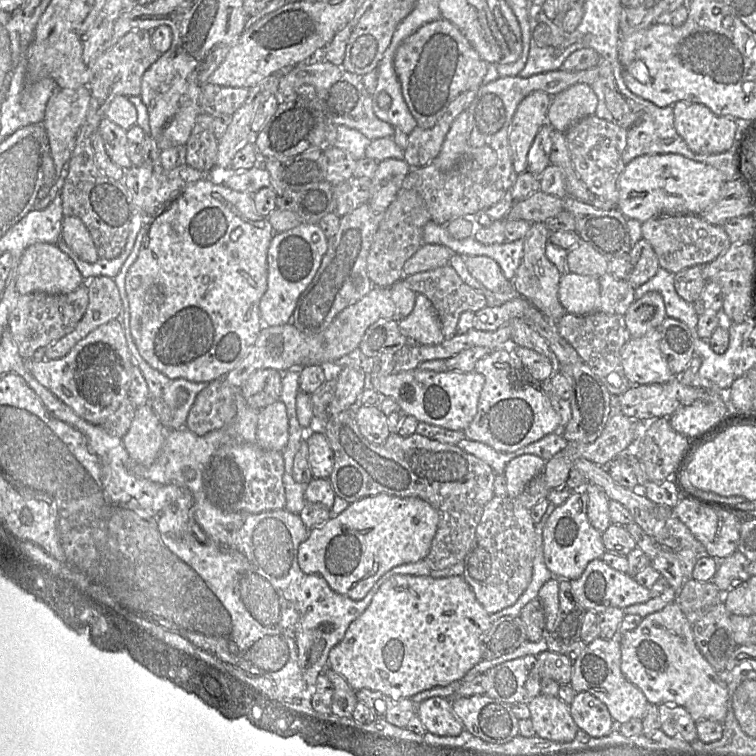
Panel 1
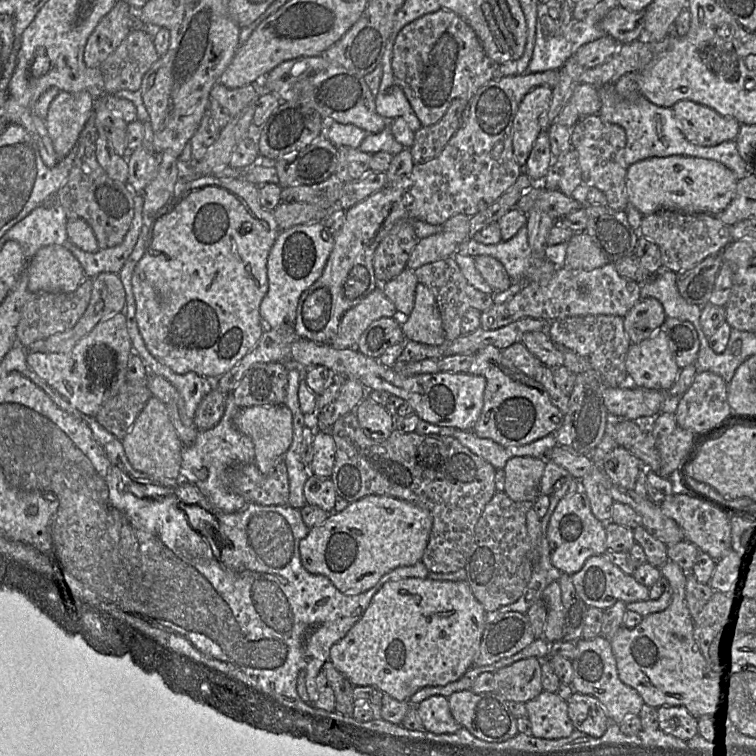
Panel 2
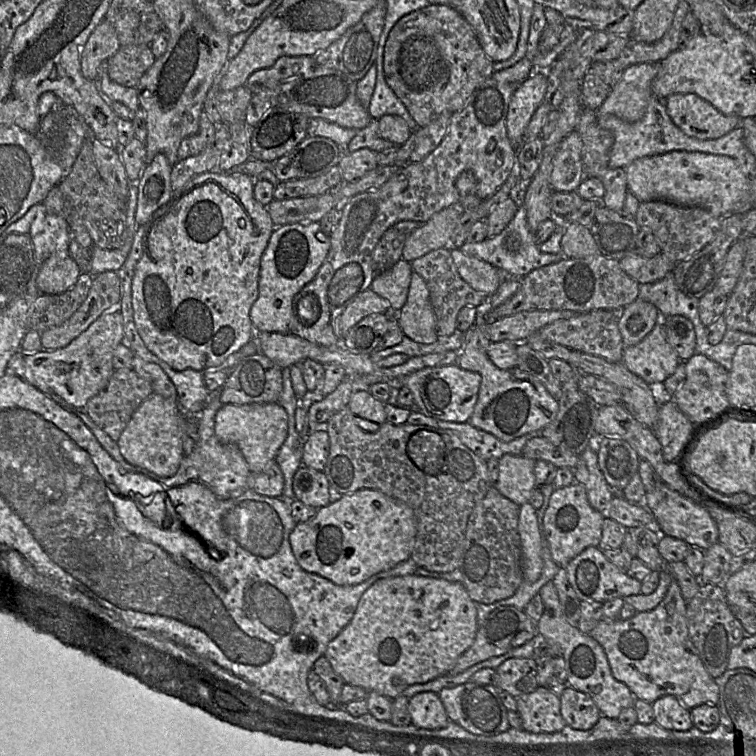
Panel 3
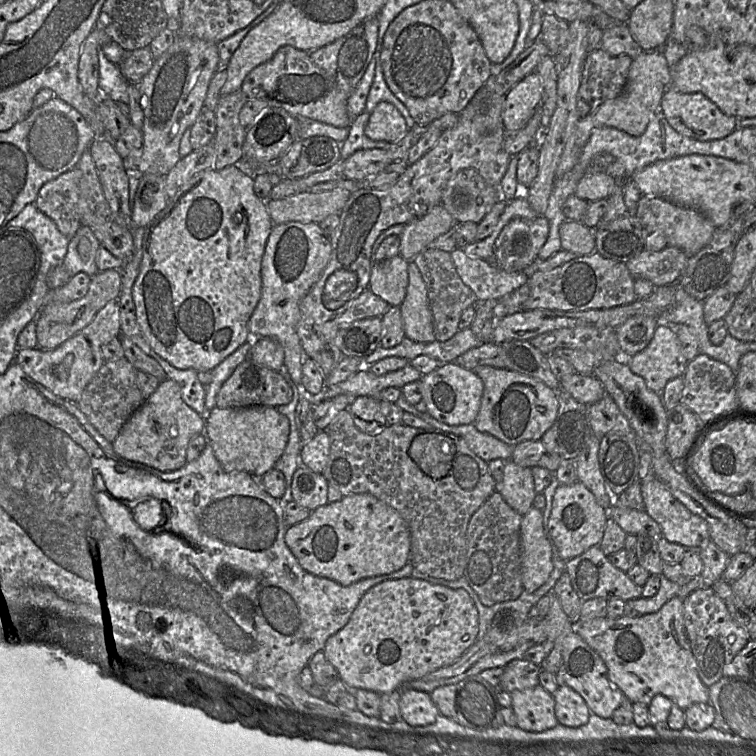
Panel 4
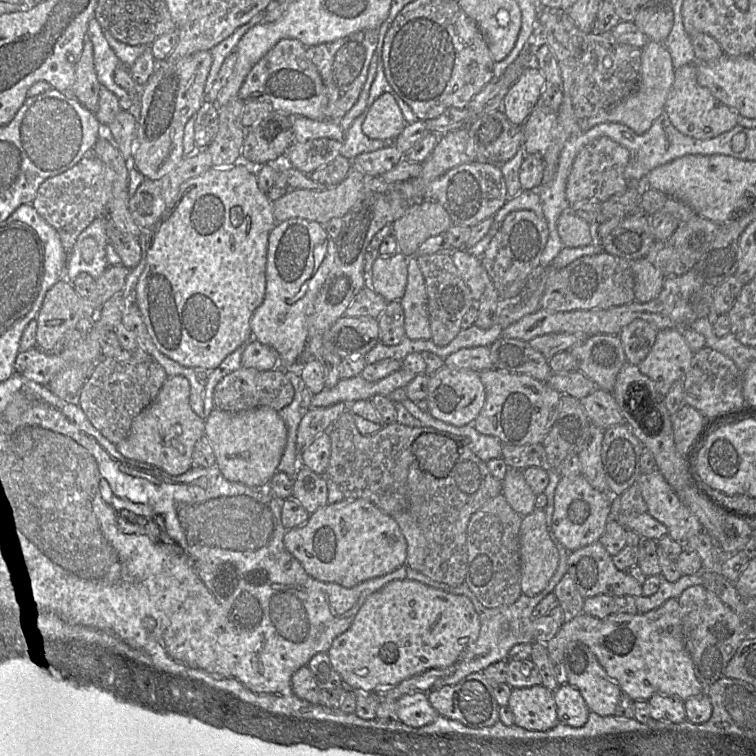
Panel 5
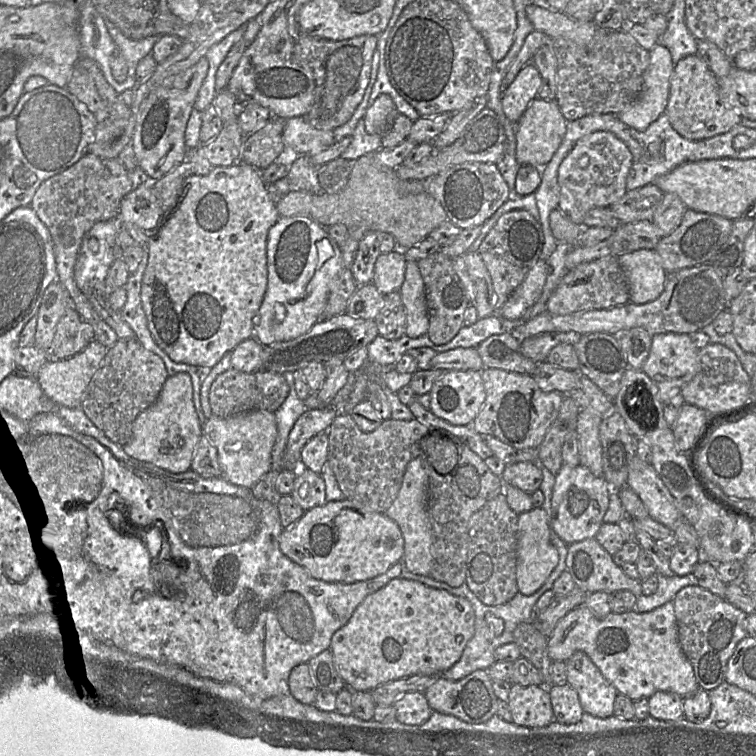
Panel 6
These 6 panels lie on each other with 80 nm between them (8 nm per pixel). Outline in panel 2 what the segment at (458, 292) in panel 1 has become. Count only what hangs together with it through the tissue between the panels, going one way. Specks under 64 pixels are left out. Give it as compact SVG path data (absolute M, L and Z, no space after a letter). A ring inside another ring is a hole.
M452 257L425 263L415 268L413 274L416 282L423 284L434 297L446 341L452 341L461 335L461 317L467 309L476 309L481 312L493 304L494 294L484 293L472 287L465 280Z

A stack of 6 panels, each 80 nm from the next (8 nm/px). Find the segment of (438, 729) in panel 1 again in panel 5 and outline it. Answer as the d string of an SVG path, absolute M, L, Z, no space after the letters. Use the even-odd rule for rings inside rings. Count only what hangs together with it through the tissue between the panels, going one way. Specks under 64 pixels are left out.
M425 692L407 693L396 700L399 720L412 727L421 727L435 720L438 716Z

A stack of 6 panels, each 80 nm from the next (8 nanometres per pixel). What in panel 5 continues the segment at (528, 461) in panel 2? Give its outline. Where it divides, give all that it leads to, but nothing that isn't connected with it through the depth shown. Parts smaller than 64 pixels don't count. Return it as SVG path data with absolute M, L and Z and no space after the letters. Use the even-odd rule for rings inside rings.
M508 468L502 481L502 495L516 513L525 517L535 510L536 495L526 482L522 470Z

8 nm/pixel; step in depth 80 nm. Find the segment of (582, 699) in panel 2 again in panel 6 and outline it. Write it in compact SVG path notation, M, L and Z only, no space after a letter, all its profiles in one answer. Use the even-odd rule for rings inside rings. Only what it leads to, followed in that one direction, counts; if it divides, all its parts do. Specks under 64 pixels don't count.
M568 683L564 685L547 686L554 721L562 724L574 724L578 722L584 713L581 707L578 693Z

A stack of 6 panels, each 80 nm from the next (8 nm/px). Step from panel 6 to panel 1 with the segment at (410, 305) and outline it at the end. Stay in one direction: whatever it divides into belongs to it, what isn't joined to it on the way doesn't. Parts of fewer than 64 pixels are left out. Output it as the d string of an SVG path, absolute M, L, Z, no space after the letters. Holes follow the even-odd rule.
M417 294L412 312L399 318L400 331L411 343L440 344L445 338L437 311L423 294Z

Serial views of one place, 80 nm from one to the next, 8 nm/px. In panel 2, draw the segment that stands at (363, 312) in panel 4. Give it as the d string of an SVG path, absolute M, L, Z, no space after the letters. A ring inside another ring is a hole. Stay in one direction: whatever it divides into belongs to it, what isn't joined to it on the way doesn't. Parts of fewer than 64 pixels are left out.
M375 289L371 291L361 302L348 309L341 317L338 330L329 344L335 349L355 348L362 333L370 323L378 316L397 316L393 304L382 293Z

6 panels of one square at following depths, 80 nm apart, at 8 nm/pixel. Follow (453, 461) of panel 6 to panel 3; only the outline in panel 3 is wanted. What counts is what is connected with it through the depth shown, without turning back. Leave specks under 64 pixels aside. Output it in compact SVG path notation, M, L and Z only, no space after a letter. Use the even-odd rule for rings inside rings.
M420 430L408 441L409 457L425 473L437 473L446 452L446 444L439 434Z

